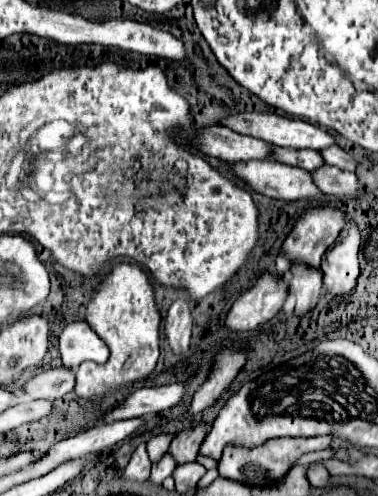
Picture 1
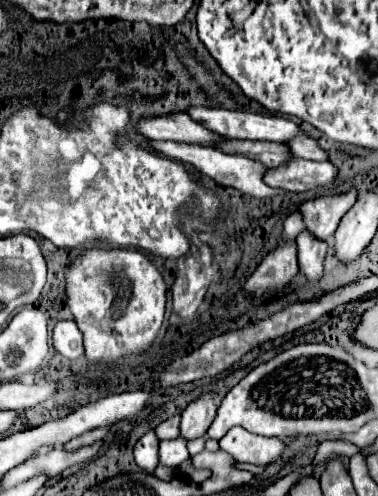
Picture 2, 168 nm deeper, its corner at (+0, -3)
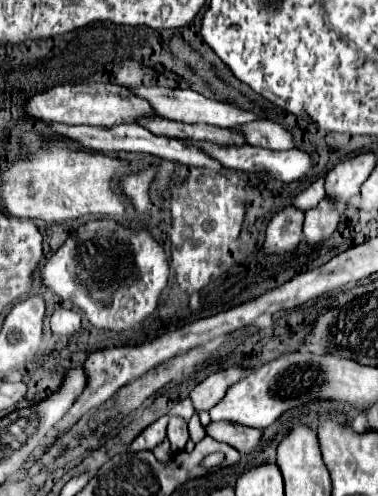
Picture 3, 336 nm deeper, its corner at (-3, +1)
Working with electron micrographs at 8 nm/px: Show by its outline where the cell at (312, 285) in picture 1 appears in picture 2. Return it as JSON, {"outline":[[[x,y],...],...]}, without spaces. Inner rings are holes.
{"outline":[[[300,232],[296,238],[298,244],[298,268],[300,274],[306,278],[306,282],[314,284],[320,282],[322,278],[322,268],[324,268],[324,256],[326,256],[326,242],[312,240],[308,232]]]}

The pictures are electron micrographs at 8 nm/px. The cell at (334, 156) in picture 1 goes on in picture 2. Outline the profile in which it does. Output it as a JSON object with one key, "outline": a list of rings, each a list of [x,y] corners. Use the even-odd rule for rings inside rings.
{"outline":[[[304,136],[304,140],[296,140],[296,144],[288,144],[288,148],[292,148],[292,152],[296,152],[298,158],[306,158],[306,160],[328,160],[328,154],[318,146],[318,142],[310,136]]]}

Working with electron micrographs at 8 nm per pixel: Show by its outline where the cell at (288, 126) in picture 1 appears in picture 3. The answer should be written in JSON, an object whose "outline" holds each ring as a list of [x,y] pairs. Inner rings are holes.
{"outline":[[[135,86],[129,90],[131,90],[131,94],[147,100],[157,116],[163,116],[169,120],[179,120],[179,122],[187,122],[187,124],[203,122],[203,124],[211,124],[211,126],[219,126],[219,128],[231,128],[237,124],[257,120],[257,116],[253,112],[245,112],[233,104],[227,104],[227,102],[205,98],[203,94],[189,90],[189,88],[181,90],[181,88],[165,88],[165,86]]]}

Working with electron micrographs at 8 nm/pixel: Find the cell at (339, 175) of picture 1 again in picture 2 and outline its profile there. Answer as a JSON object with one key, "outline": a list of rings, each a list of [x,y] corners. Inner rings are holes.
{"outline":[[[304,158],[284,164],[284,168],[272,168],[264,176],[264,182],[274,188],[284,188],[290,192],[316,190],[320,186],[330,186],[338,176],[338,168],[332,162],[310,162]]]}

